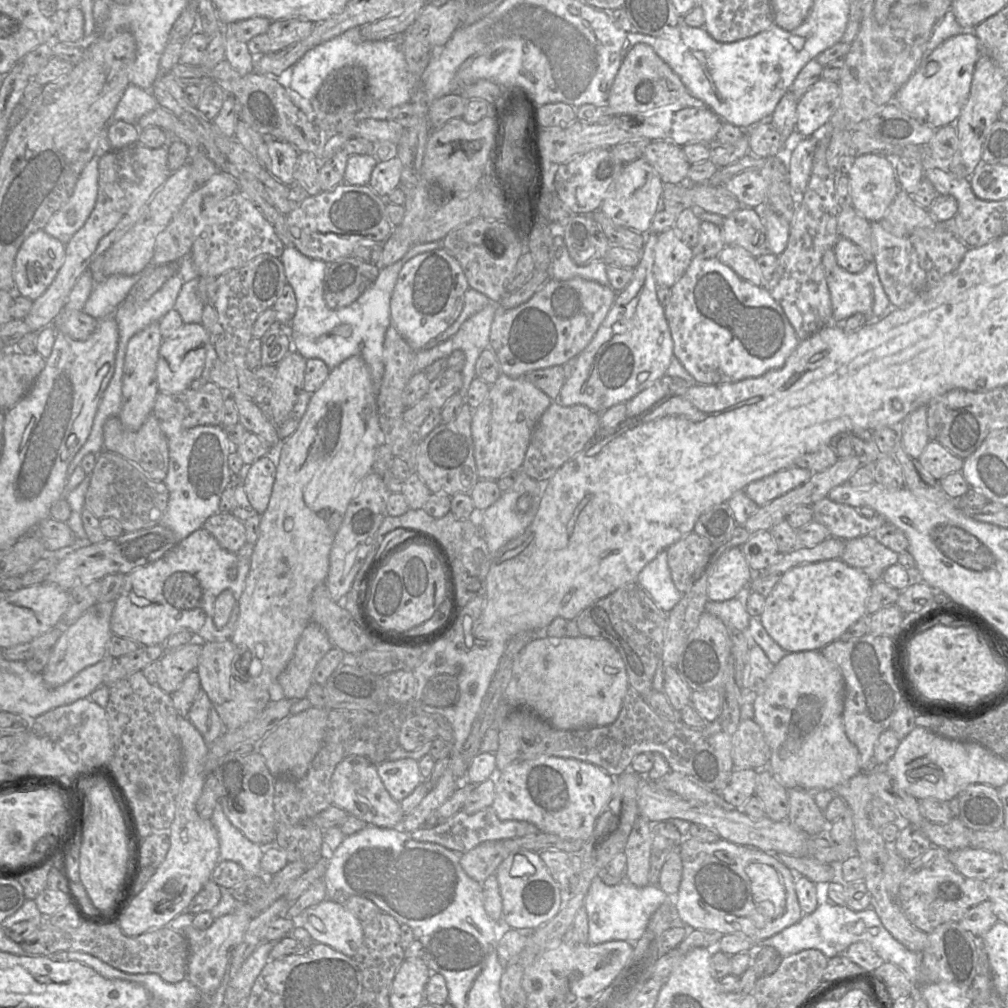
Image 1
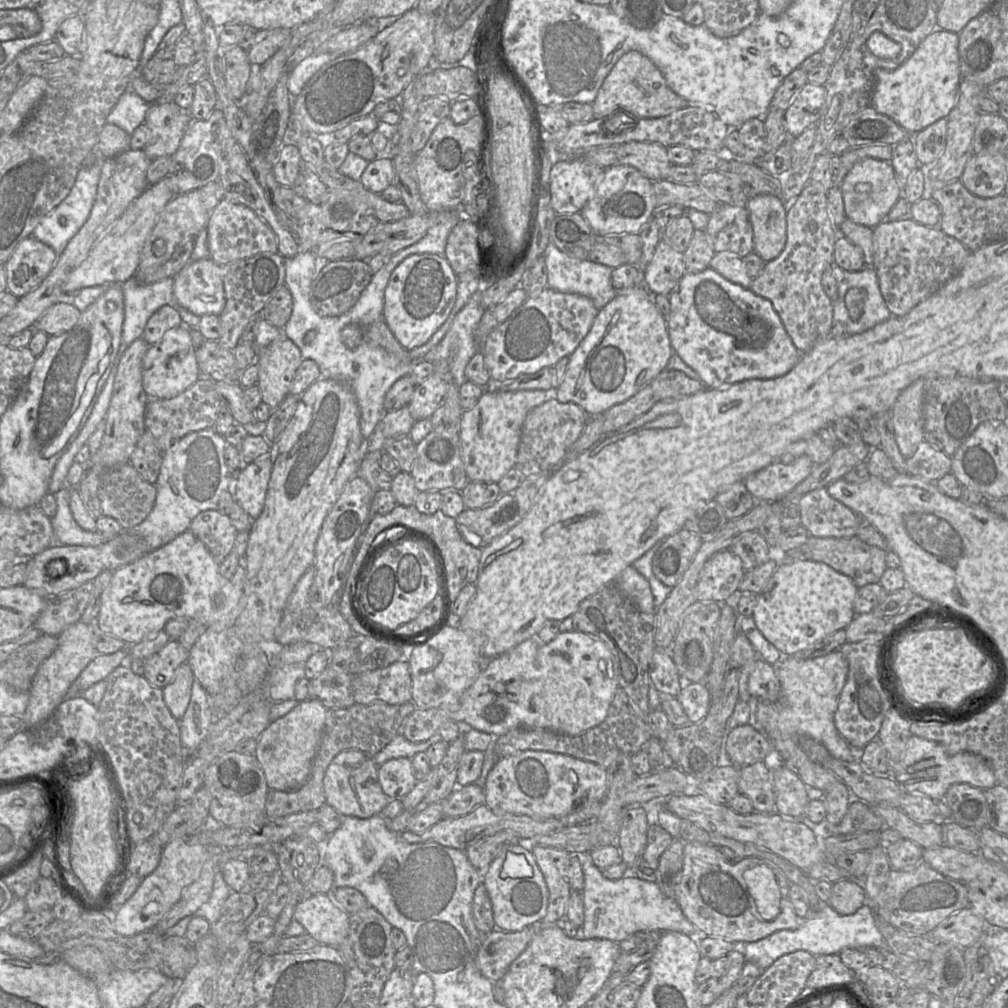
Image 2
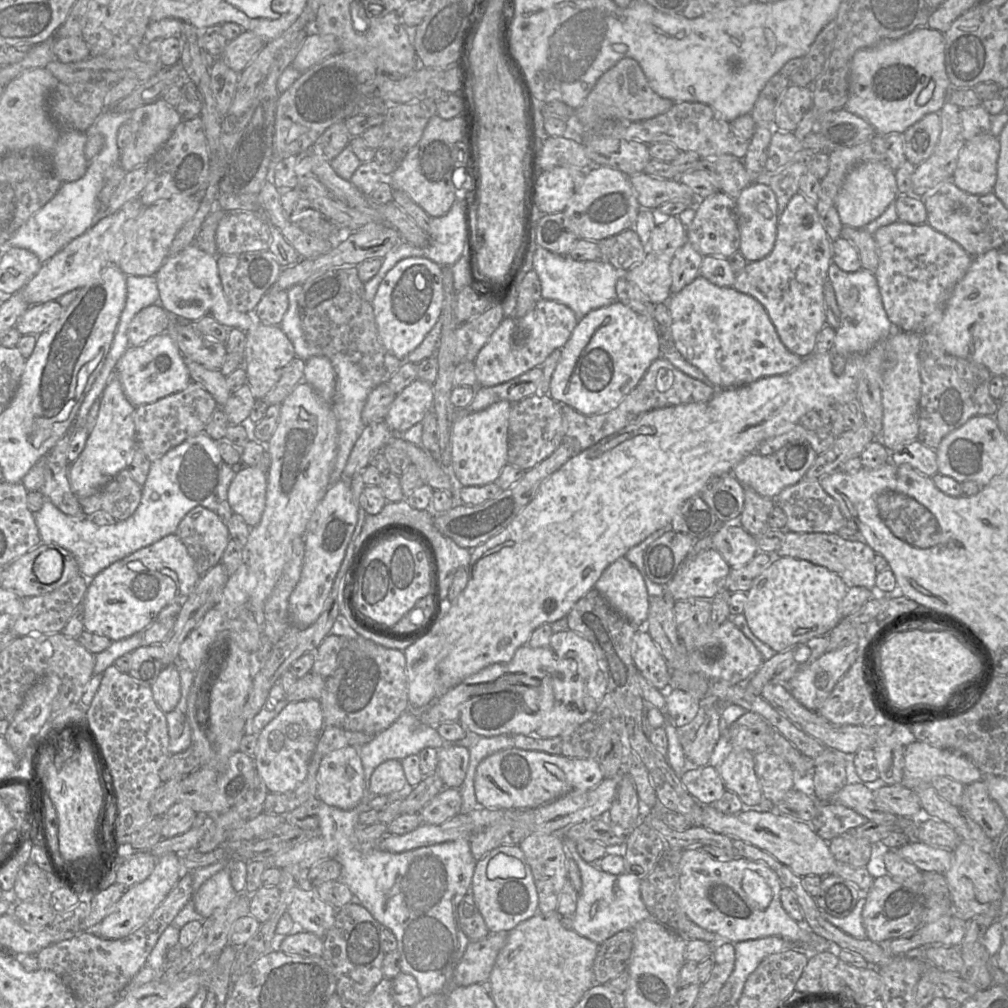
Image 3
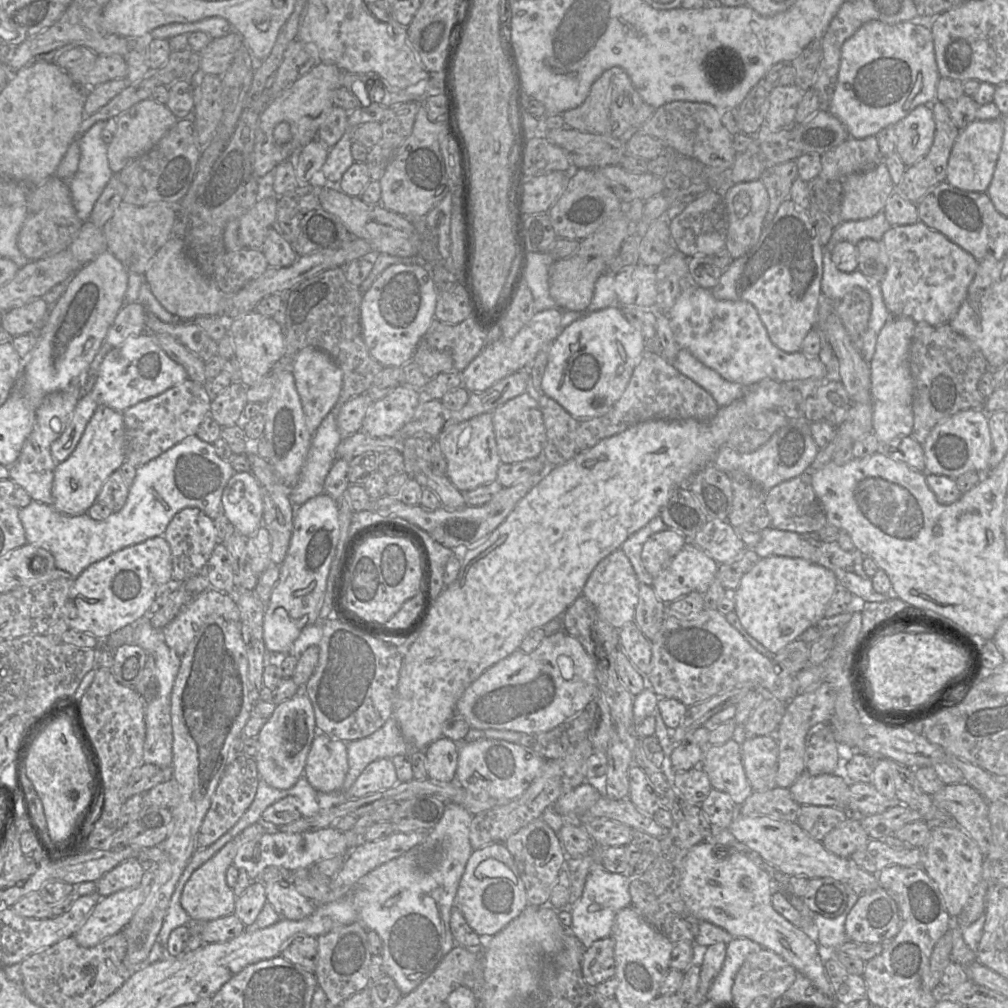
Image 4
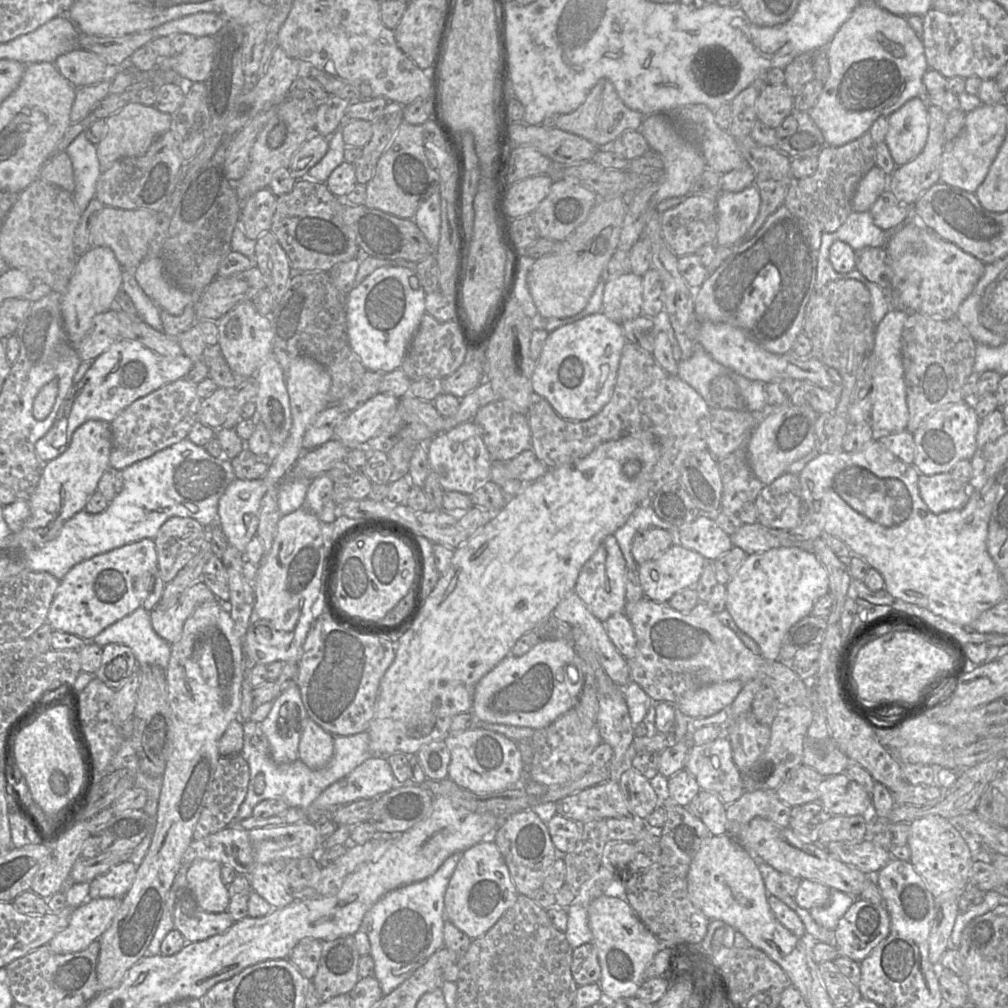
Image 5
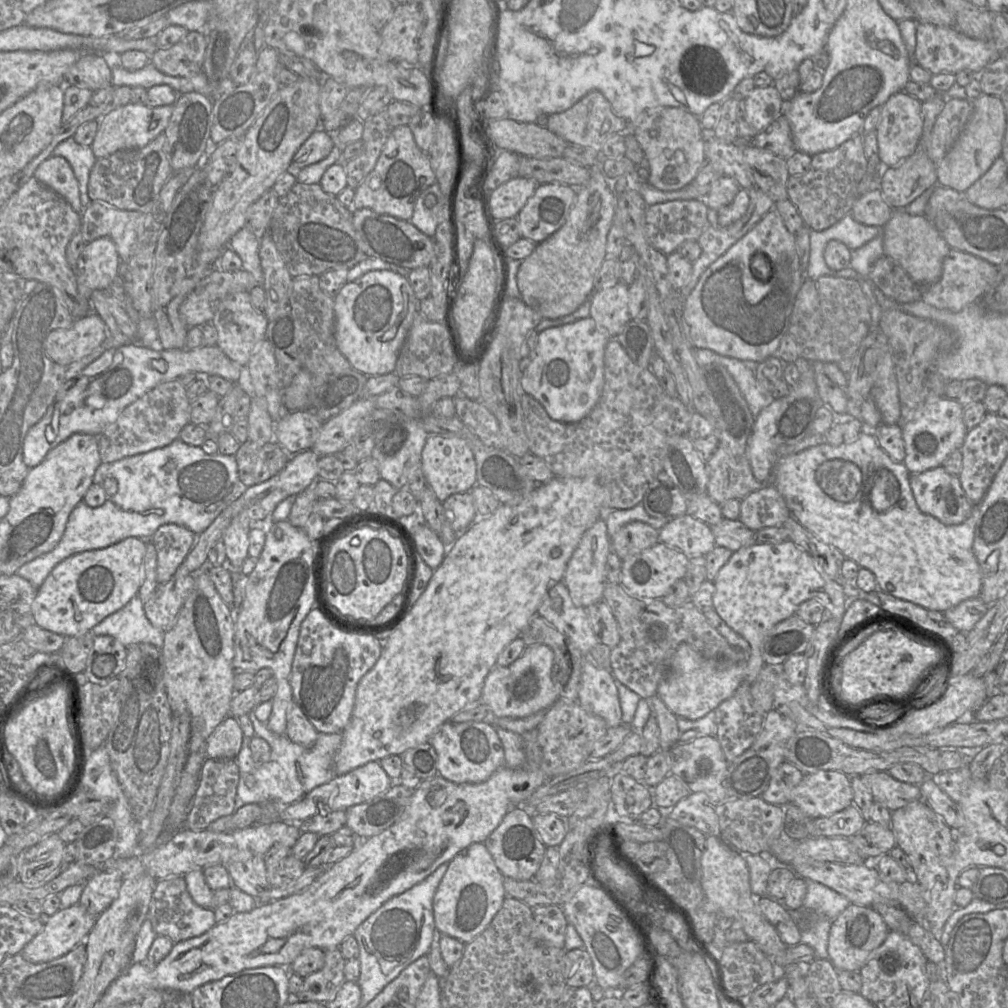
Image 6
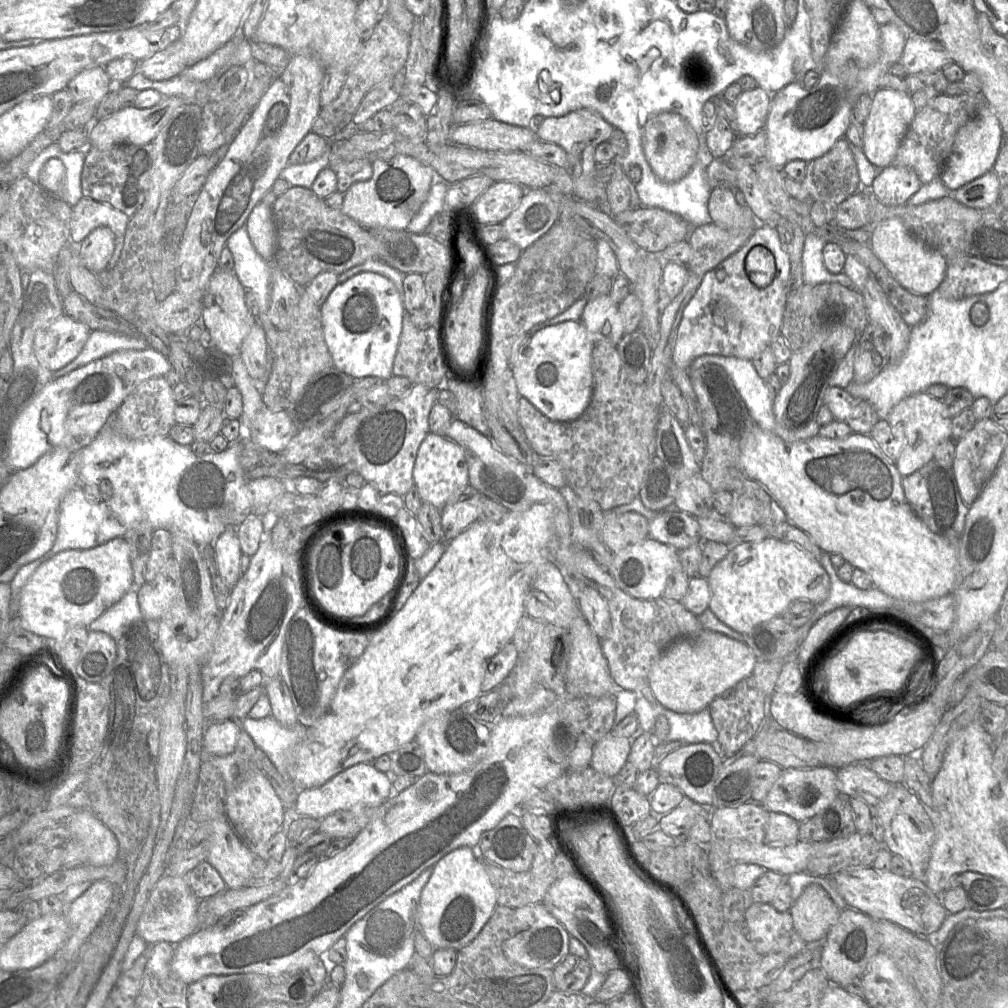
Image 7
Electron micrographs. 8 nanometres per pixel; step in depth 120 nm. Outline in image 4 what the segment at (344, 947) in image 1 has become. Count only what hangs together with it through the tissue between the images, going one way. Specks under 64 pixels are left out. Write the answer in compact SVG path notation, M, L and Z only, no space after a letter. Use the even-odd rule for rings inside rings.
M289 874L285 880L263 885L267 902L273 906L281 919L302 920L310 916L318 905L298 892L293 884L289 884Z

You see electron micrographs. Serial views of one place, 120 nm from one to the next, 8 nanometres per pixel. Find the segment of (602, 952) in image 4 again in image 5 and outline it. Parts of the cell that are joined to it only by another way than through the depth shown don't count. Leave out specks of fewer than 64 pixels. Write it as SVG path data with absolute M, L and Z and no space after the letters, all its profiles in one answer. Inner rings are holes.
M593 943L583 944L573 950L571 972L578 986L599 983L601 967L597 949Z

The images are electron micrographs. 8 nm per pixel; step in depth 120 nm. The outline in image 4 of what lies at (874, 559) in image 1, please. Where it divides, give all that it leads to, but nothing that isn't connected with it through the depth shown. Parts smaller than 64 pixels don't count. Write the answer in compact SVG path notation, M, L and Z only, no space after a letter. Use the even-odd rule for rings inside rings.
M770 526L761 530L761 539L753 550L759 558L786 556L803 558L821 565L831 570L835 574L839 585L847 588L853 594L853 597L859 597L866 602L883 602L890 599L887 593L878 593L873 588L871 577L863 569L864 555L859 550L855 548L851 551L845 551L839 546L837 541L825 542L818 537L816 532L797 533Z

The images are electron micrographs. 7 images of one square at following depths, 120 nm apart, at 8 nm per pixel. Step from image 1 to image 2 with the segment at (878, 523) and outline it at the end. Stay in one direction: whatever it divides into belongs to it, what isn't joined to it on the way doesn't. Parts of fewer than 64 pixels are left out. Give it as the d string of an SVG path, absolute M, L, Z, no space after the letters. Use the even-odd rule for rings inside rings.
M827 488L812 490L797 500L801 525L813 537L849 538L860 528L859 517L848 506L833 498Z

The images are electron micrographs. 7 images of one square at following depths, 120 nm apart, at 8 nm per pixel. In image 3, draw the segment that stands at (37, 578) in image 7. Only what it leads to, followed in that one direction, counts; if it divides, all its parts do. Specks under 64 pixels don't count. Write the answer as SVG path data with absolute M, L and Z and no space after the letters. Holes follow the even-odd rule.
M176 534L167 535L112 563L89 579L83 599L84 630L111 641L143 632L164 607L171 603L183 605L200 577L180 538Z

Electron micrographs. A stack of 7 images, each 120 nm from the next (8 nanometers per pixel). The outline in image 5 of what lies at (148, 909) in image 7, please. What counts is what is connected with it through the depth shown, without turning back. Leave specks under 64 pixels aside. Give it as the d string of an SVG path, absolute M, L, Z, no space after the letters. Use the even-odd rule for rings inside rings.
M186 885L176 893L173 922L174 929L182 934L187 943L192 943L223 934L235 921L227 912L208 913L201 910Z

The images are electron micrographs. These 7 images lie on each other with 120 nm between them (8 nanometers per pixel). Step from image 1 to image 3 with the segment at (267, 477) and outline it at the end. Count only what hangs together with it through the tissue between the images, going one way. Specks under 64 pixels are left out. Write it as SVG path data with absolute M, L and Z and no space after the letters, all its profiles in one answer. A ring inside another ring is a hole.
M263 453L257 465L246 466L235 474L228 488L227 501L233 513L242 516L250 528L260 522L265 508L269 467L270 456Z

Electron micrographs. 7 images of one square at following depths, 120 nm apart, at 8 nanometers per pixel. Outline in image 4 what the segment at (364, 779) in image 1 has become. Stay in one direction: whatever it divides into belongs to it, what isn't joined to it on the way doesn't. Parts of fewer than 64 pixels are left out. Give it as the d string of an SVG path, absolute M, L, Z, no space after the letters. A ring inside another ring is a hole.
M318 732L307 756L304 776L320 792L342 789L348 772L346 743Z

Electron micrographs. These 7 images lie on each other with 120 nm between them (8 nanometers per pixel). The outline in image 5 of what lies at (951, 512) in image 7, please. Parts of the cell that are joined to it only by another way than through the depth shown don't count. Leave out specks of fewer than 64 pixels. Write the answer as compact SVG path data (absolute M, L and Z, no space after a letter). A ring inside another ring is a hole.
M950 472L920 474L918 487L921 498L935 514L961 509L967 504L971 494L969 484L954 479Z

